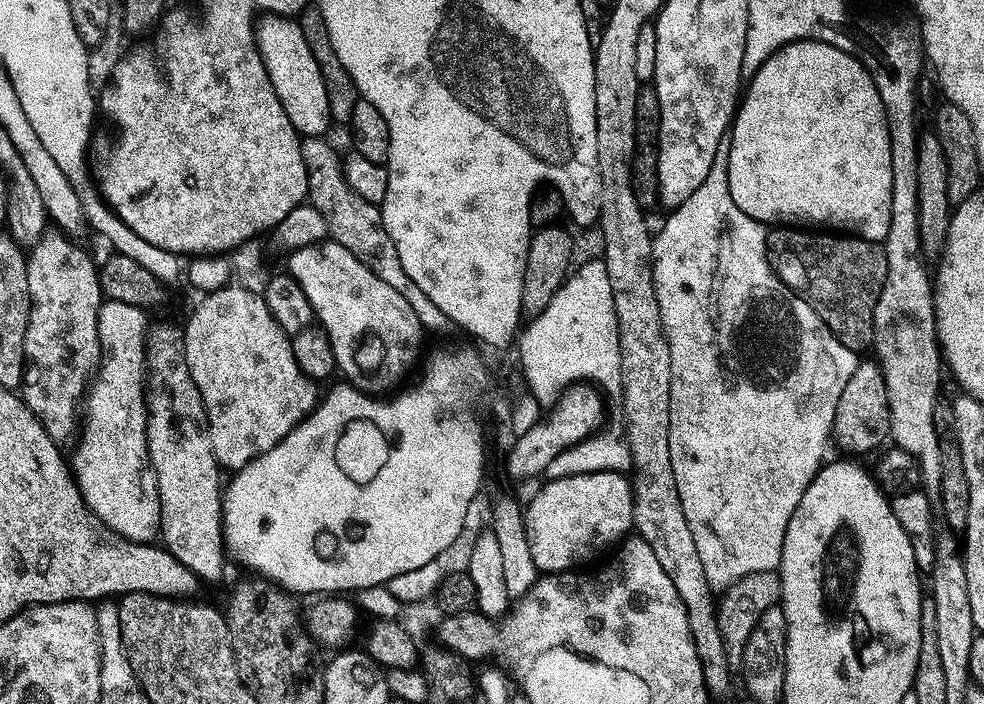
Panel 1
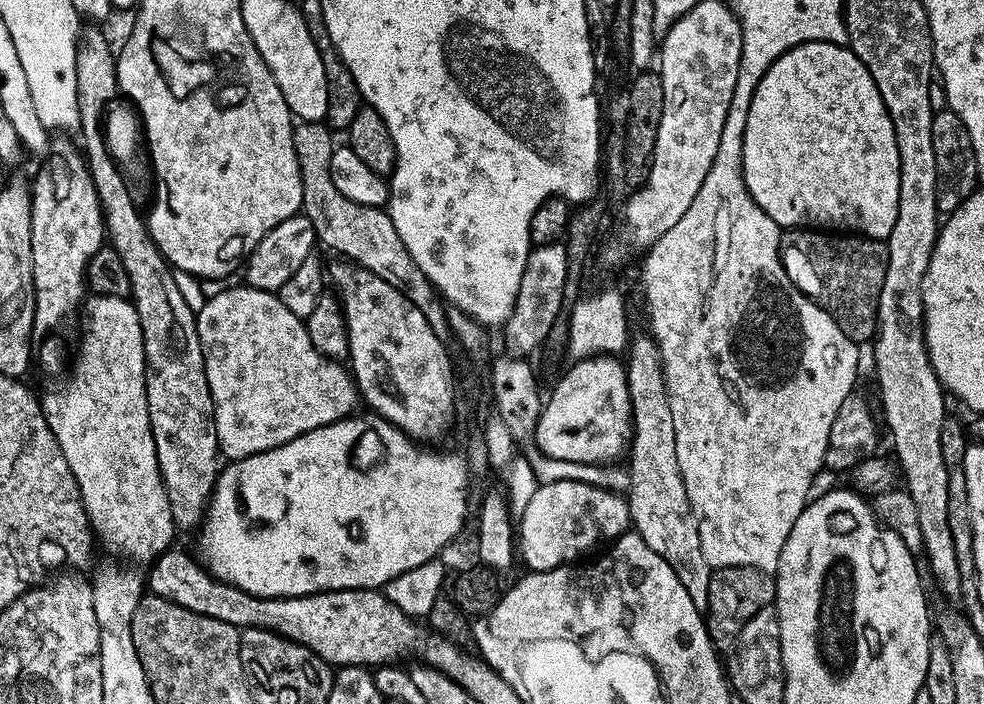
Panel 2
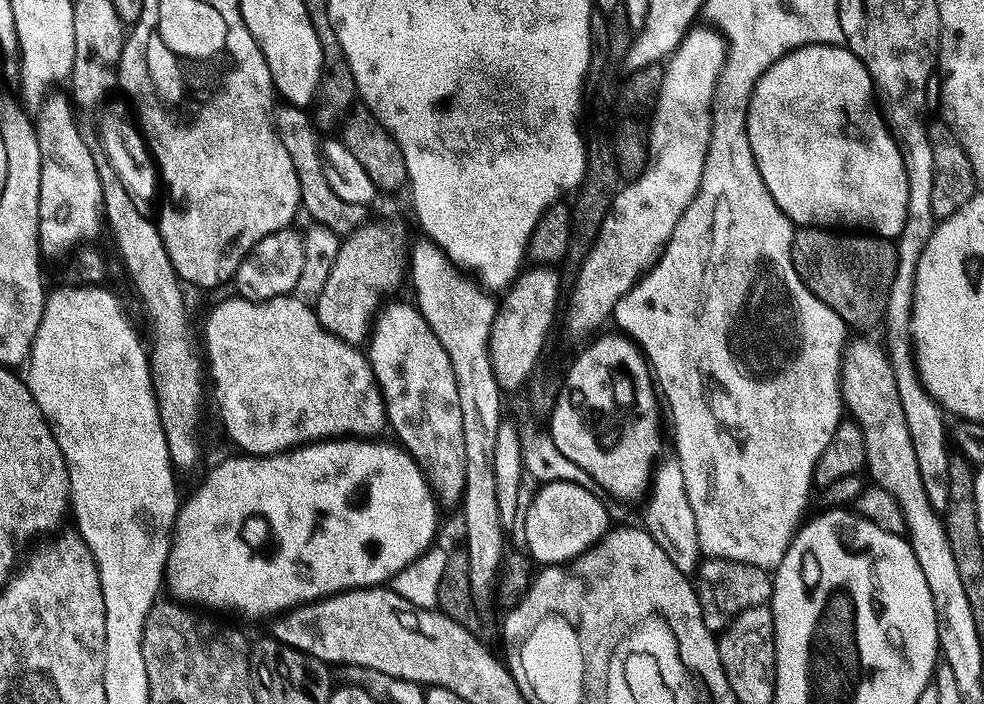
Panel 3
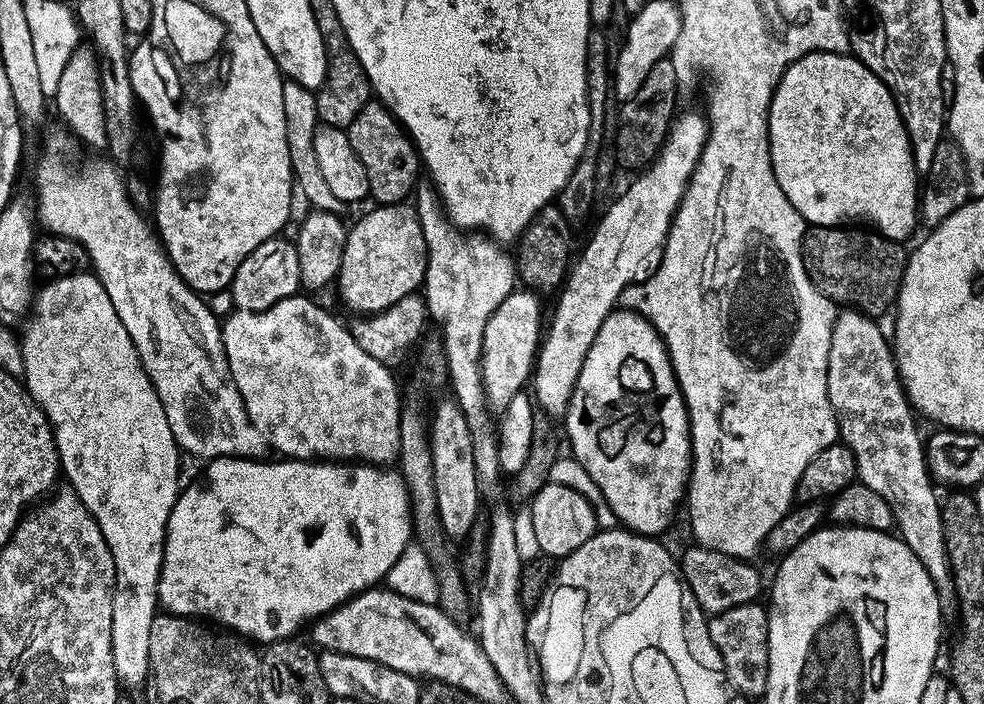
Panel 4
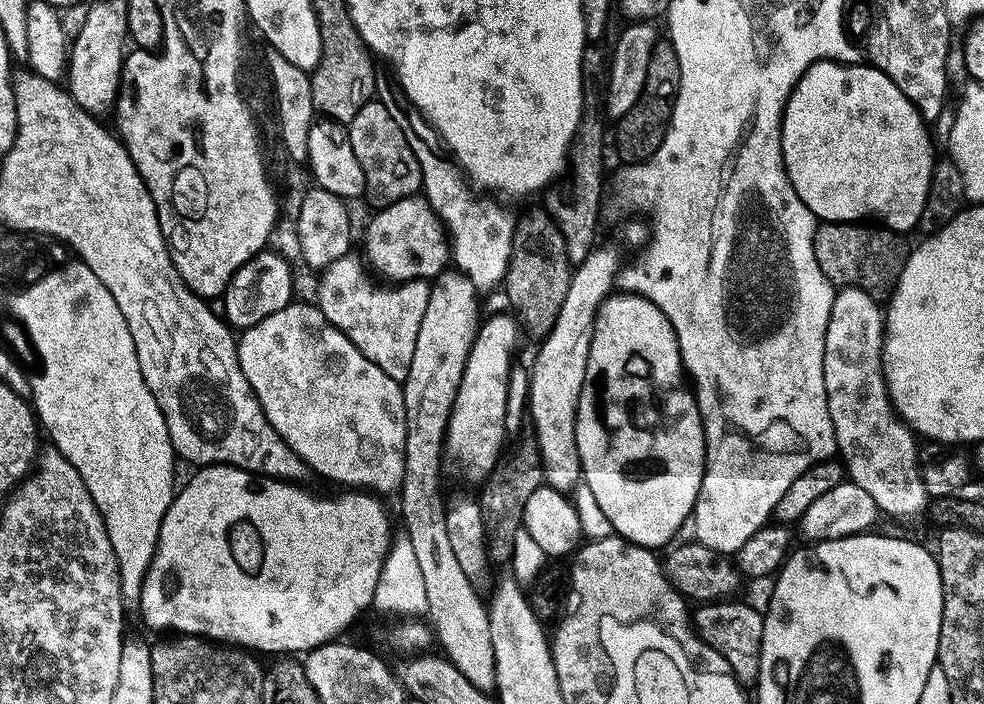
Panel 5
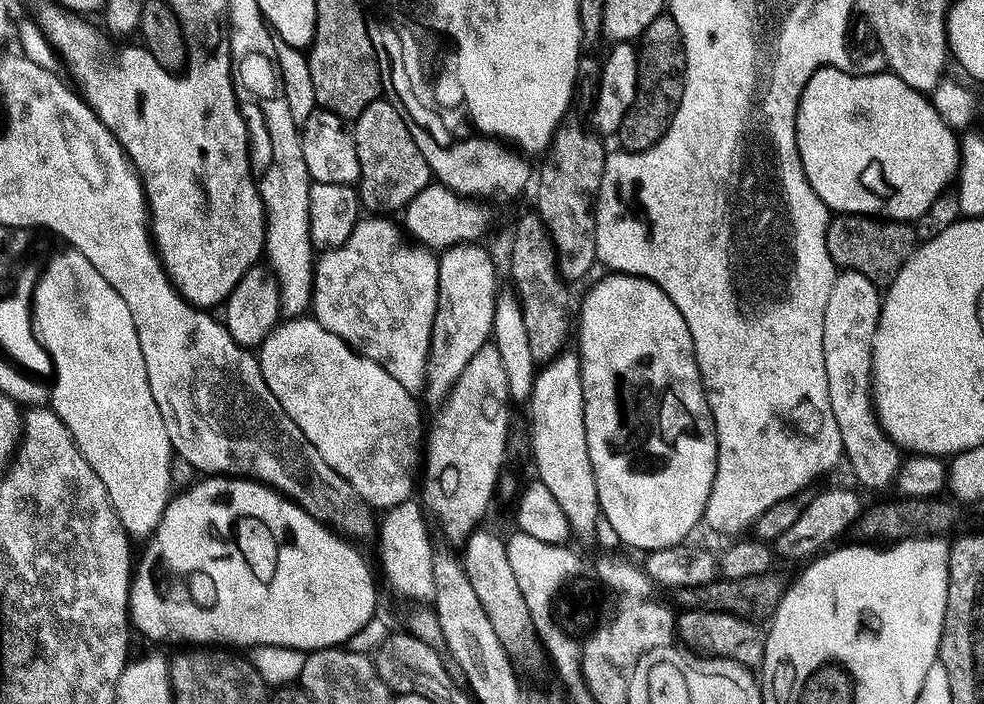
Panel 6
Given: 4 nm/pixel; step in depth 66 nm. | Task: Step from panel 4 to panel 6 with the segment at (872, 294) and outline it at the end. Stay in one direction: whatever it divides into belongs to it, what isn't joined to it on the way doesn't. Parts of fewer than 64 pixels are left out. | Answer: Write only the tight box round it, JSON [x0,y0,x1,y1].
[828,214,917,290]

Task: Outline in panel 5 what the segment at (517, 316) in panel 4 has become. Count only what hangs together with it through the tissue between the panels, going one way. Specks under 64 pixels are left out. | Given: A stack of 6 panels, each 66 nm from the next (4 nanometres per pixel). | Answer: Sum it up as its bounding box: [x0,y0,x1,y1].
[447,315,522,486]

